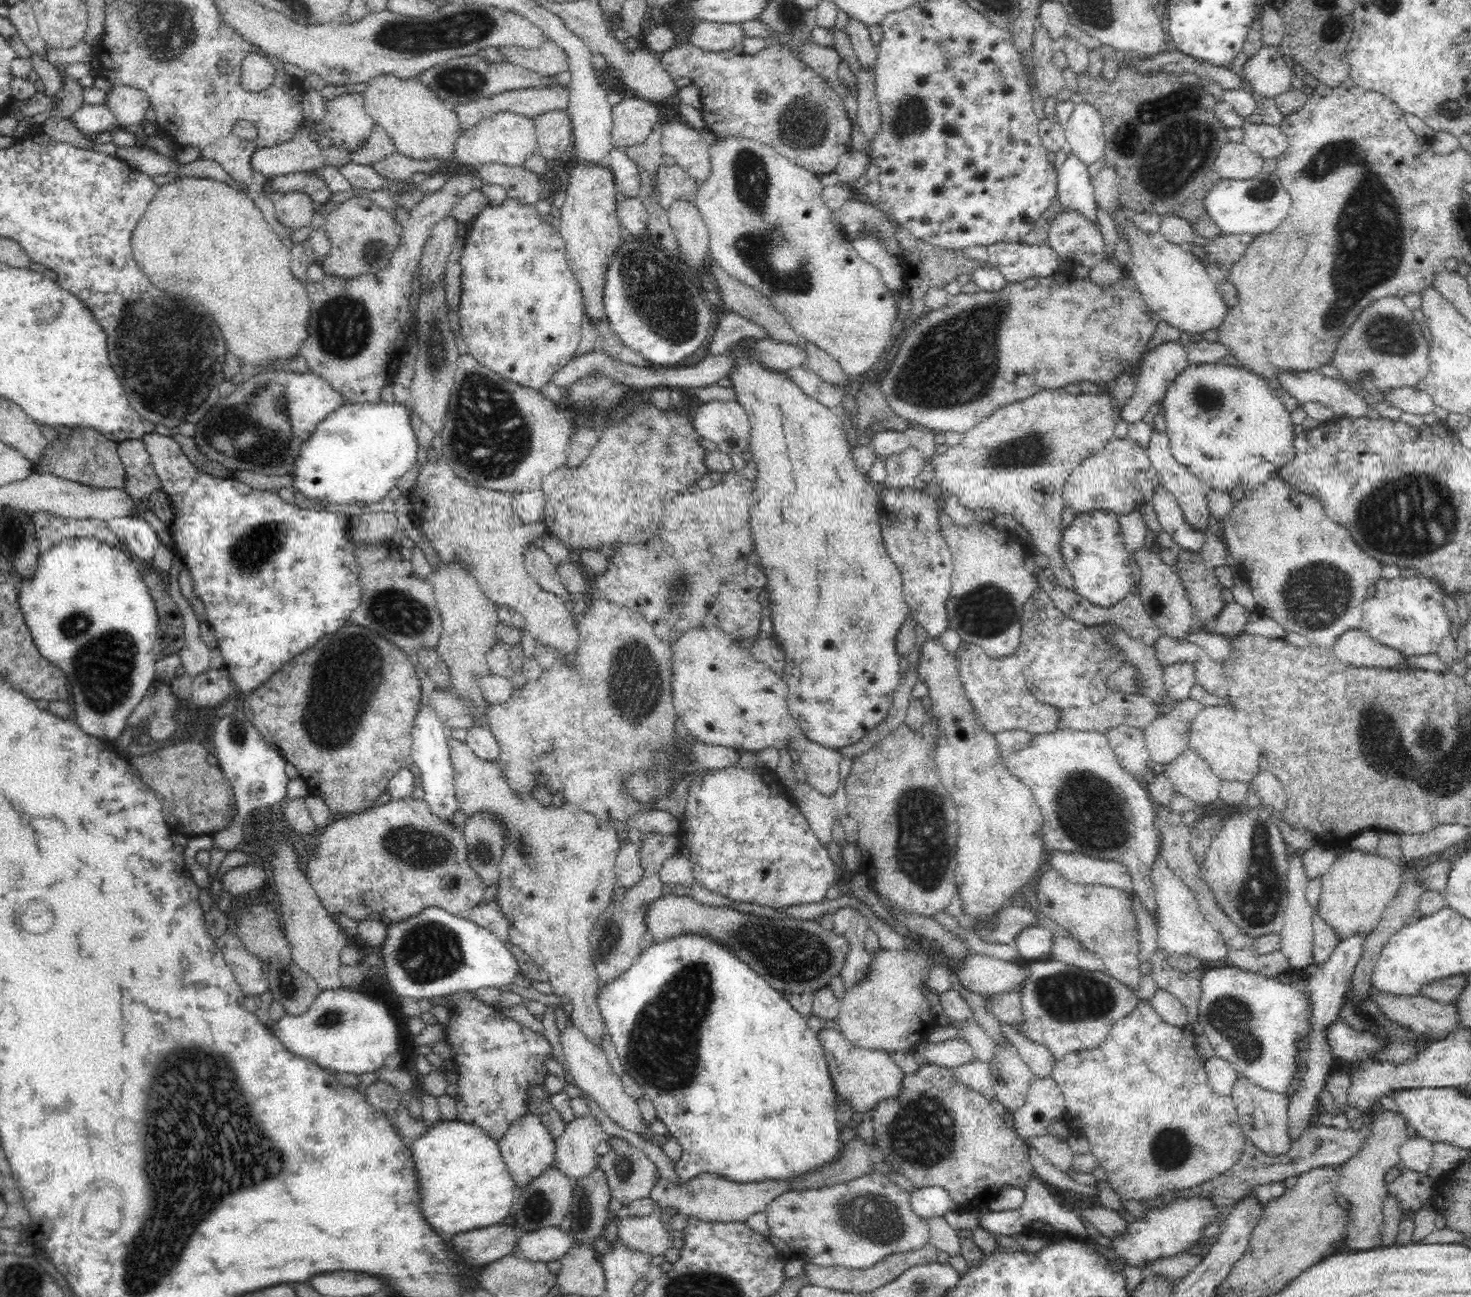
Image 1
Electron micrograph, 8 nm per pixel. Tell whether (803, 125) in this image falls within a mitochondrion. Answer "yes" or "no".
yes

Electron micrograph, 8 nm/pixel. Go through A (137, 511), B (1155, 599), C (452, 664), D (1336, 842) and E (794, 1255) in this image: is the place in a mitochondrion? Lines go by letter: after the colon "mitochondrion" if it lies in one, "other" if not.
A: other
B: mitochondrion
C: other
D: other
E: other

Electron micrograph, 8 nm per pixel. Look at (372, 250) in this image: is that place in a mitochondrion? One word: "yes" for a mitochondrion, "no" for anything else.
yes

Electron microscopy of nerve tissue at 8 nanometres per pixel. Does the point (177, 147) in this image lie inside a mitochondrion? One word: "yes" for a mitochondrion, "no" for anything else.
no

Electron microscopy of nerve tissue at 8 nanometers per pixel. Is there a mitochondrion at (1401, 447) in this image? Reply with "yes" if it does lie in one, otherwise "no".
no

